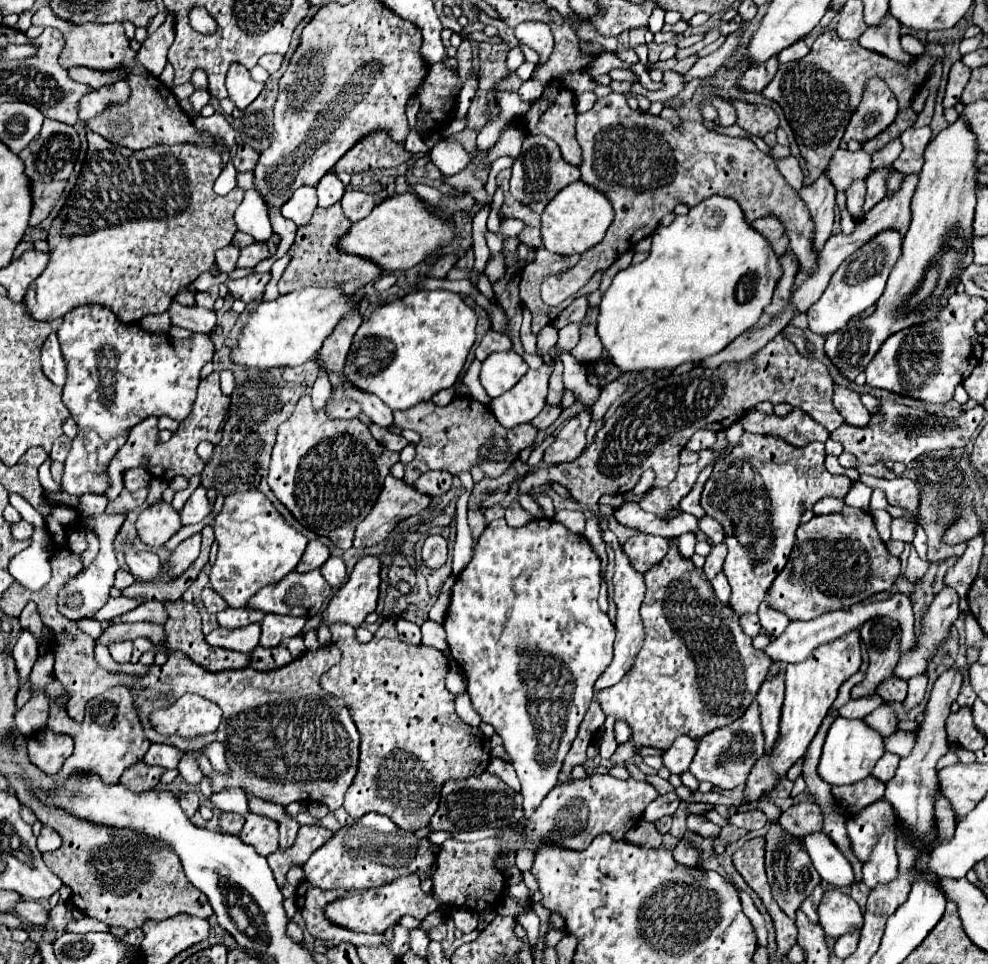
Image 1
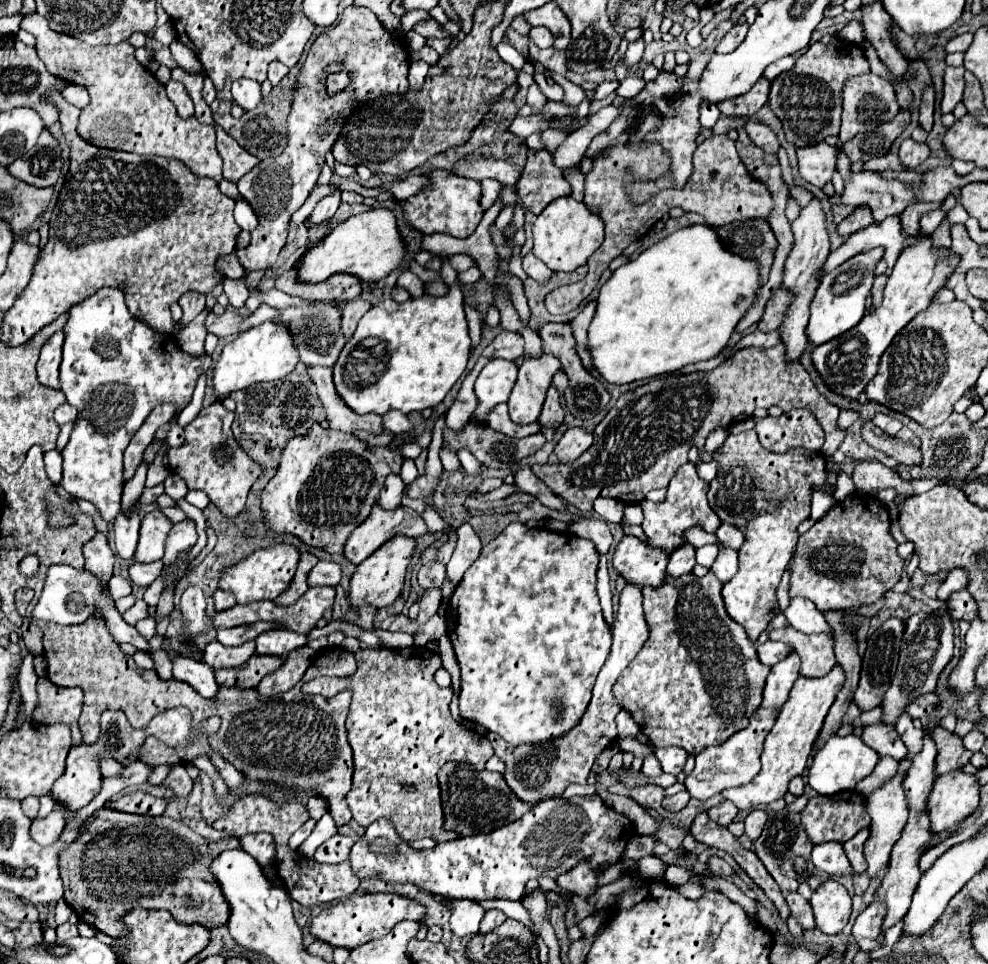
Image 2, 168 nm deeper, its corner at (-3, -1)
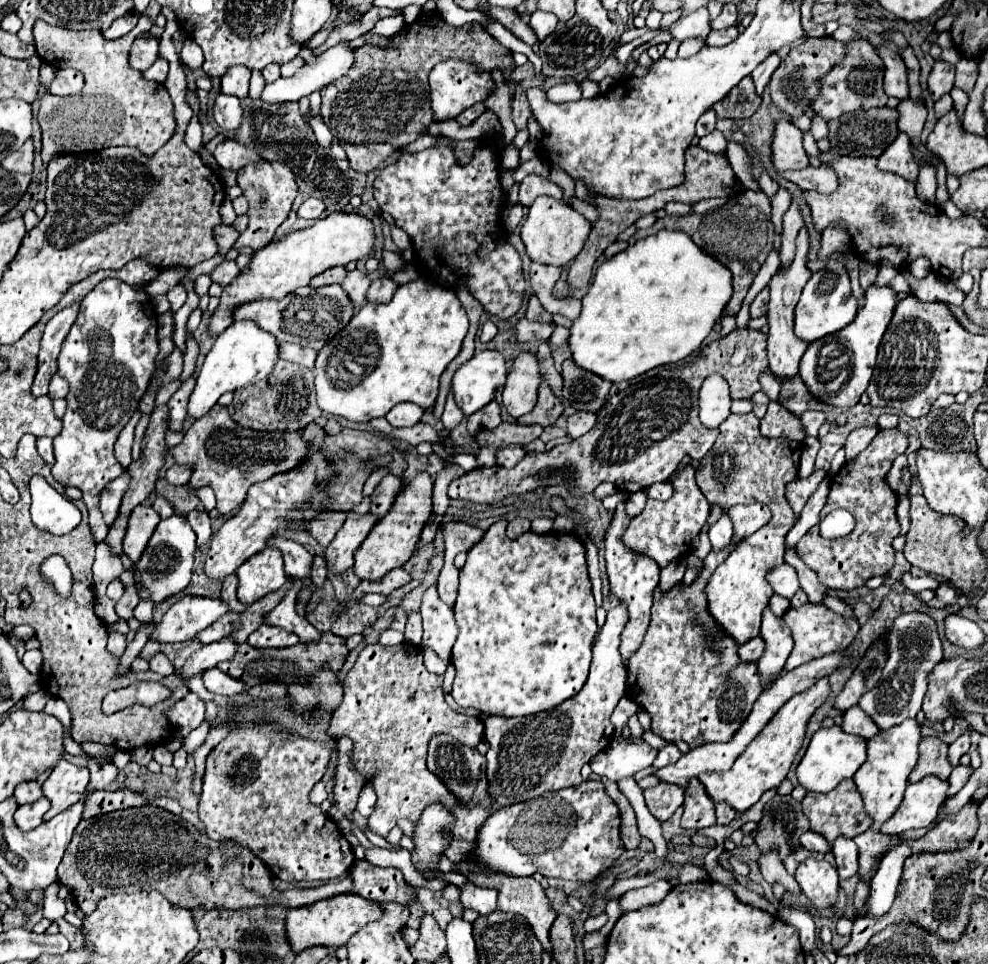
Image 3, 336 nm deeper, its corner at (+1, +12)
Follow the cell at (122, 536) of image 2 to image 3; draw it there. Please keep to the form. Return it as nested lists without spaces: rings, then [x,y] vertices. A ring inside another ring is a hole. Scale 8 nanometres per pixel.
[[[123,473],[119,479],[109,483],[109,487],[105,487],[105,491],[101,491],[99,507],[101,507],[103,519],[107,525],[111,525],[117,519],[119,505],[121,505],[121,499],[123,499],[123,493],[127,487],[129,487],[129,475]]]

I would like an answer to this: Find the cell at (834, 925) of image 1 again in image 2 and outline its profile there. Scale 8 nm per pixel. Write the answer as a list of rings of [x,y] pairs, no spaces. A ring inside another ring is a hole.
[[[831,878],[813,892],[811,906],[815,912],[817,928],[825,934],[839,934],[851,916],[849,892],[845,886]]]

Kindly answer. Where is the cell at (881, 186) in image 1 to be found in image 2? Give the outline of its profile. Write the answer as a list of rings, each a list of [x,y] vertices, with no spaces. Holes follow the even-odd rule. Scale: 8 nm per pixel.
[[[857,206],[853,214],[849,214],[849,218],[845,218],[841,224],[839,224],[839,234],[841,236],[849,236],[861,228],[865,228],[867,224],[873,222],[873,212],[869,206]]]

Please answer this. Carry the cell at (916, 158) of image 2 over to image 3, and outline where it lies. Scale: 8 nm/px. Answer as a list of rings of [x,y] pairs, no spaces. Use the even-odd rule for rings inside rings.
[[[899,133],[899,137],[885,149],[885,153],[877,161],[877,167],[881,171],[901,175],[903,179],[909,179],[911,183],[917,181],[919,167],[913,161],[911,147],[909,147],[909,137],[905,133]]]

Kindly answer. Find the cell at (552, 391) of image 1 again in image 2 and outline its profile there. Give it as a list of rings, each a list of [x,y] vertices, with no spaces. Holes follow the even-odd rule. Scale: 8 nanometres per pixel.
[[[551,386],[547,390],[547,400],[543,404],[539,422],[543,424],[543,428],[547,428],[547,426],[549,428],[557,428],[563,422],[563,408],[559,404],[559,392],[557,392],[555,386]]]

